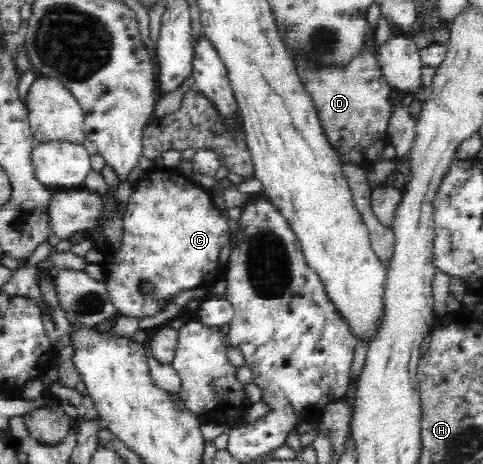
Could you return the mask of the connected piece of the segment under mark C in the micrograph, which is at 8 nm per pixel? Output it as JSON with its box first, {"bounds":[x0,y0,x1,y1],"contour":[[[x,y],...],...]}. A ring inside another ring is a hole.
{"bounds":[102,167,231,319],"contour":[[[158,167],[147,172],[142,182],[138,186],[135,186],[133,194],[131,194],[129,205],[127,206],[127,213],[122,219],[124,221],[125,230],[123,243],[125,244],[121,246],[121,250],[117,250],[117,252],[115,252],[114,249],[110,255],[105,255],[105,261],[102,263],[103,269],[106,272],[106,287],[108,293],[110,294],[111,300],[113,301],[113,305],[115,305],[115,309],[117,309],[119,312],[119,316],[125,315],[140,319],[154,316],[170,302],[169,298],[173,298],[173,295],[177,294],[178,292],[196,289],[197,287],[205,287],[209,289],[217,281],[217,272],[219,272],[219,268],[223,266],[219,262],[219,254],[221,249],[228,244],[229,240],[231,240],[231,231],[227,225],[227,220],[221,216],[221,210],[219,210],[219,208],[217,208],[214,204],[213,198],[211,198],[209,191],[198,186],[190,189],[180,189],[175,188],[175,186],[181,186],[181,184],[179,184],[179,181],[177,181],[176,178],[171,176],[170,170]],[[141,280],[146,280],[147,282],[154,284],[154,295],[138,294],[137,286],[139,286],[139,282],[141,282]]]}

